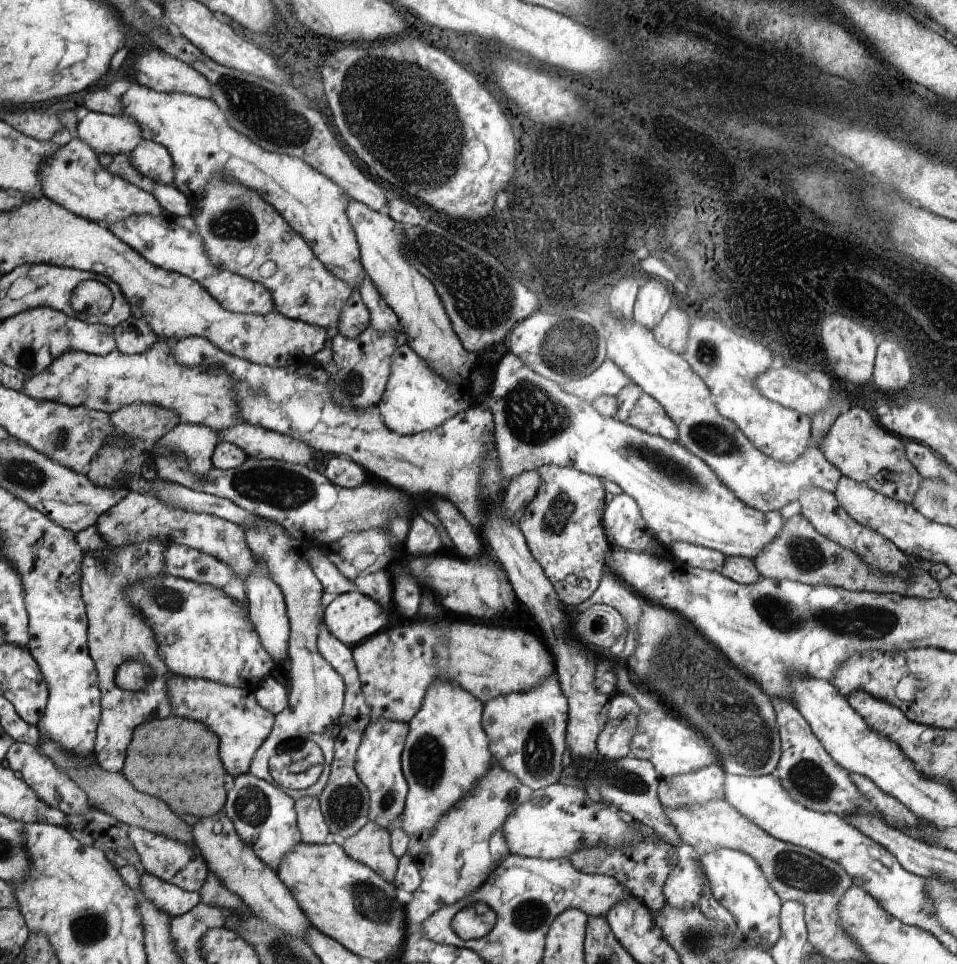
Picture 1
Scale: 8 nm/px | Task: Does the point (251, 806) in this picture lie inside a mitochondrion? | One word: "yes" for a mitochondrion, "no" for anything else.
yes

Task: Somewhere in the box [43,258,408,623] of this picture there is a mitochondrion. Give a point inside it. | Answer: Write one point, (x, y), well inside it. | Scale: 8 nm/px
(285, 489)

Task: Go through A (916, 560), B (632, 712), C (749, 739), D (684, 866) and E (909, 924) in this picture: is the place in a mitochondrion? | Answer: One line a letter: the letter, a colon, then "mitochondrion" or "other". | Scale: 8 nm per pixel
A: other
B: other
C: mitochondrion
D: other
E: other

